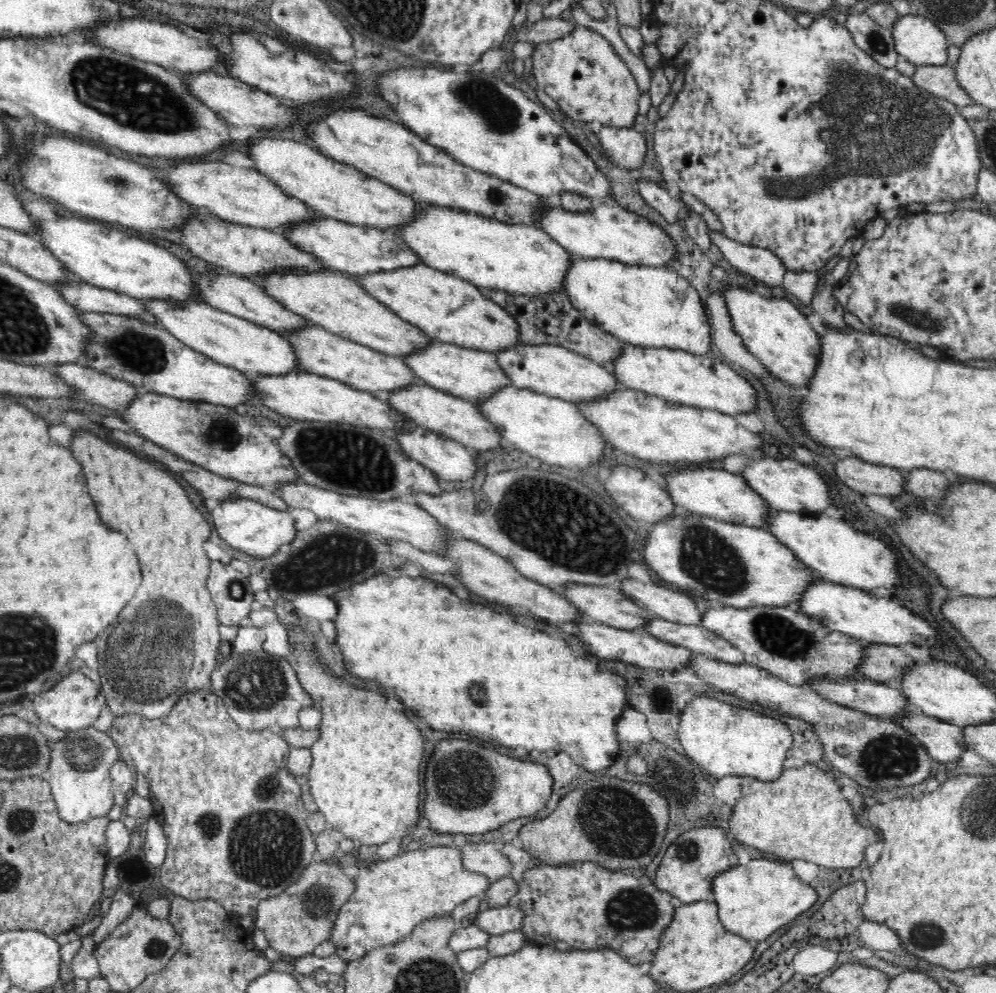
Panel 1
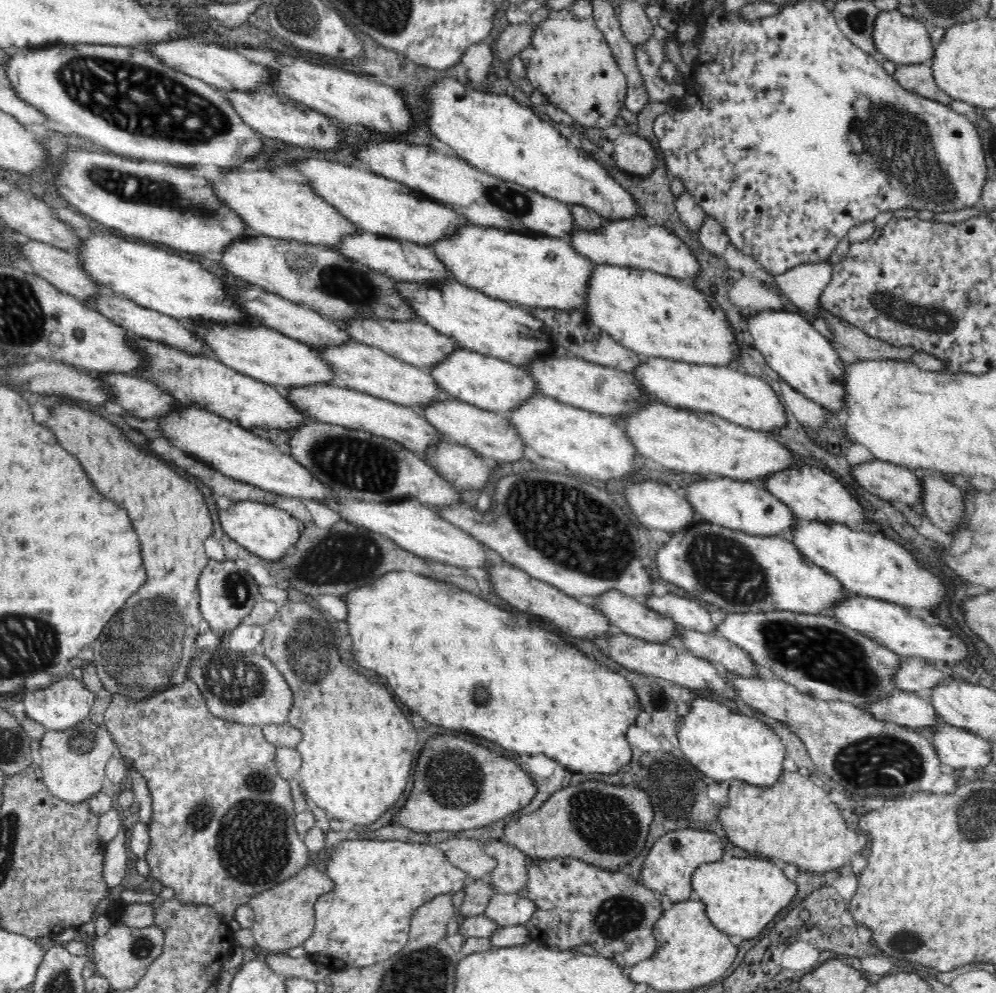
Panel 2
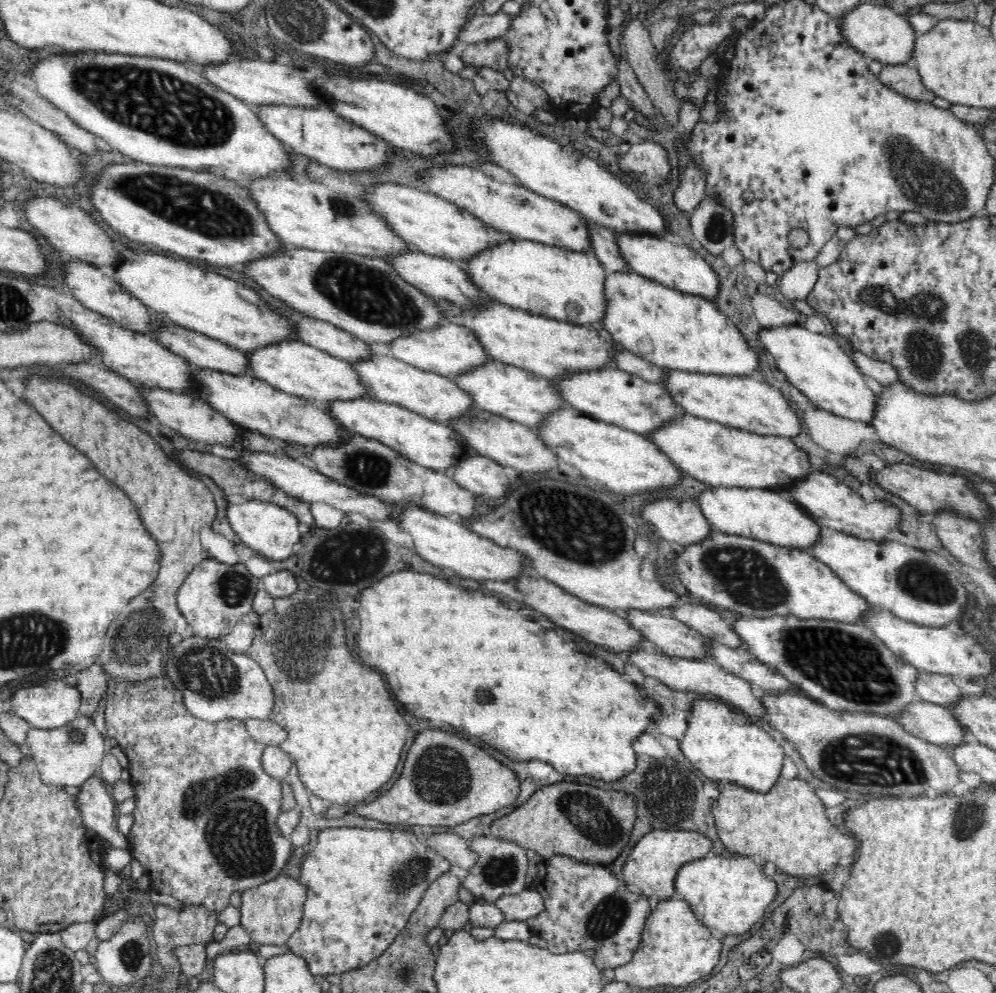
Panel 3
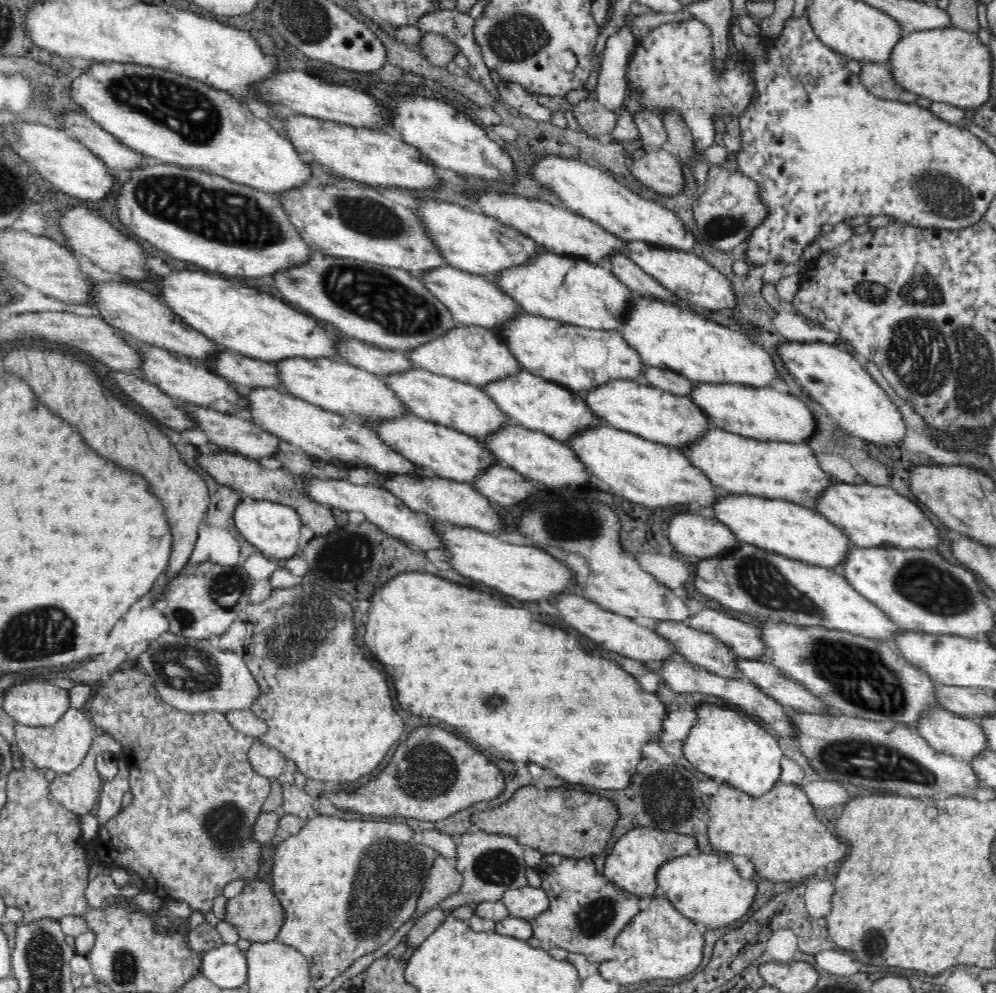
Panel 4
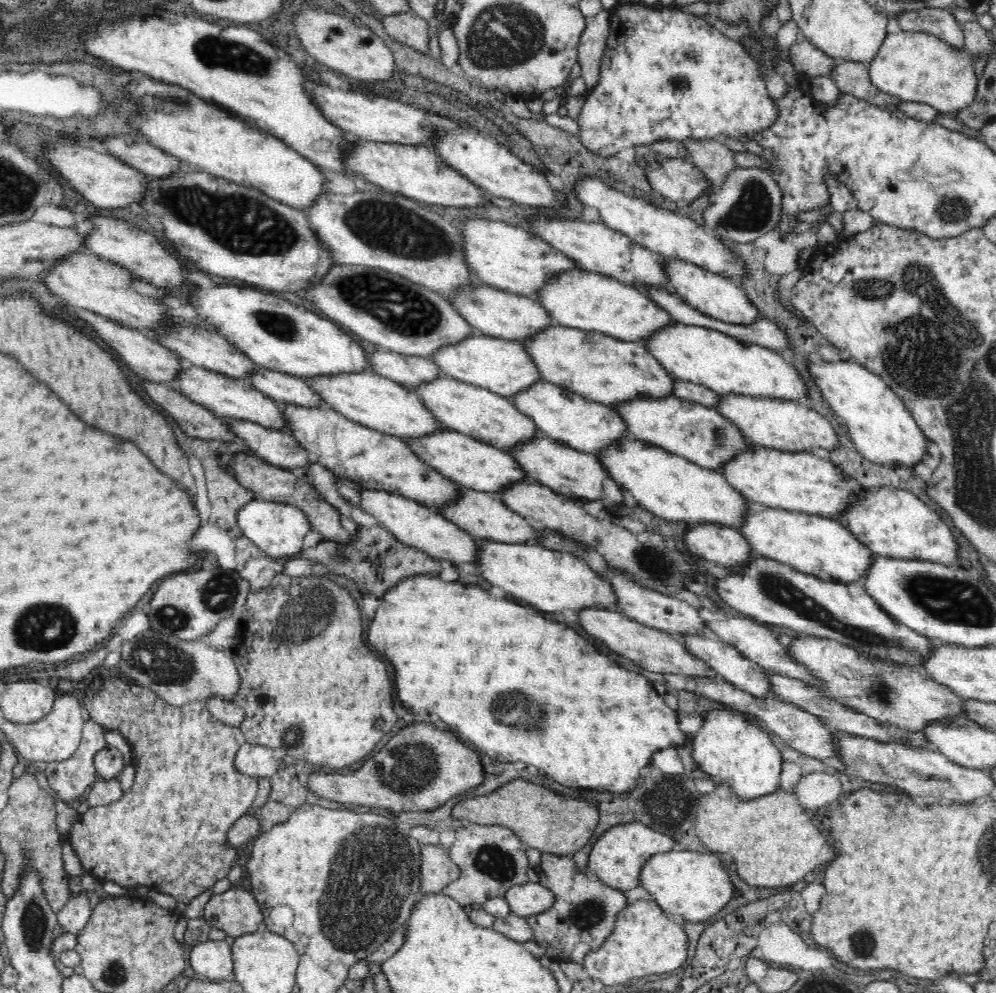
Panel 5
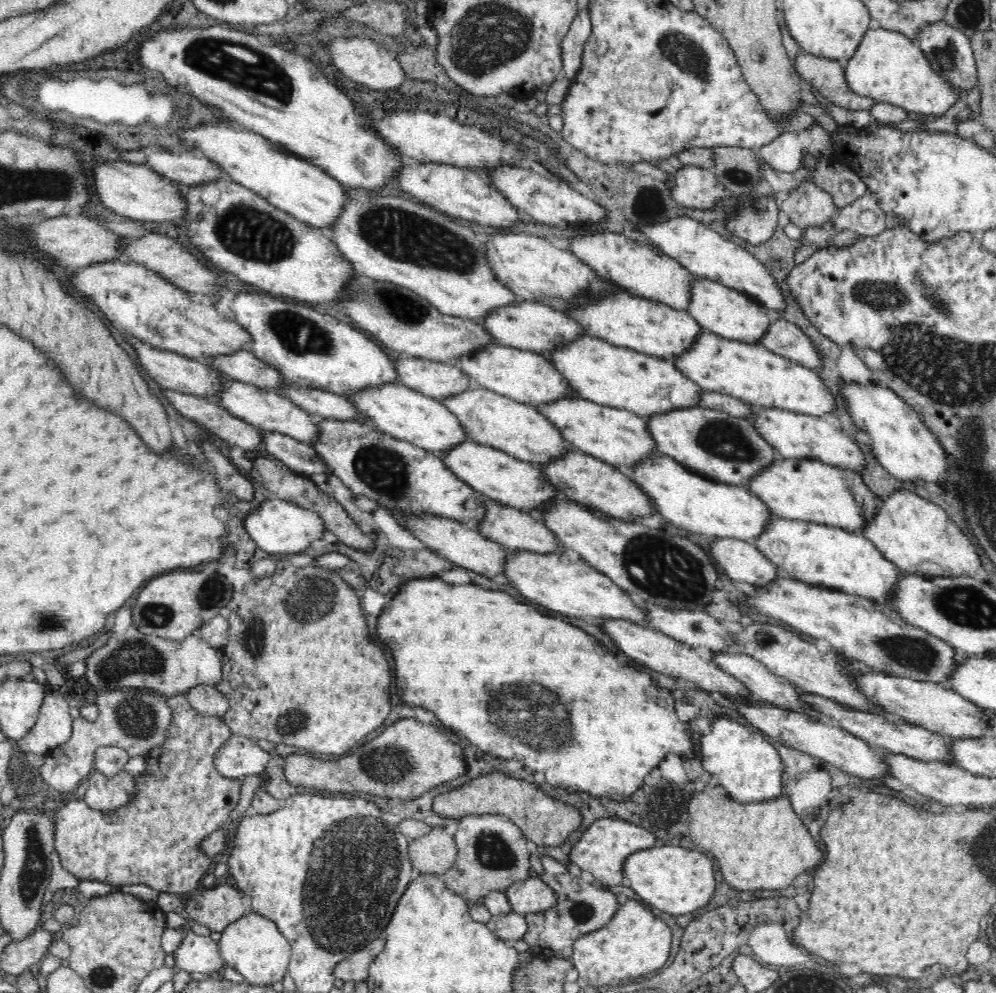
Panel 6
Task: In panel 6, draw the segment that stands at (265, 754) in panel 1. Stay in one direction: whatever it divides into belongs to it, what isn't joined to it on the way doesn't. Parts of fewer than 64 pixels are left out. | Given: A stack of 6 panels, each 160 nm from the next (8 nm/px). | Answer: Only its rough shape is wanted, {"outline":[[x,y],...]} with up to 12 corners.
{"outline":[[165,698],[166,742],[101,814],[54,814],[79,880],[194,893],[242,779],[214,768],[233,732]]}

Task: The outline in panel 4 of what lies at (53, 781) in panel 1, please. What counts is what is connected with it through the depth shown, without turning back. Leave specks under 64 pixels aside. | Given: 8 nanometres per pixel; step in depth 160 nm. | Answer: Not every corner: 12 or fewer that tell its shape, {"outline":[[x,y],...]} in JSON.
{"outline":[[69,707],[52,725],[13,725],[39,769],[68,774],[88,755],[95,725]]}

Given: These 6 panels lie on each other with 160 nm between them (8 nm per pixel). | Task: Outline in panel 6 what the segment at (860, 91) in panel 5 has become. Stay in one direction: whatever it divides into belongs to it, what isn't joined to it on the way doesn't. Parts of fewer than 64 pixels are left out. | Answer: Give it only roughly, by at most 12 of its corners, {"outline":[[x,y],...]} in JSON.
{"outline":[[800,52],[793,70],[842,108],[870,110],[874,99],[845,86],[843,64]]}

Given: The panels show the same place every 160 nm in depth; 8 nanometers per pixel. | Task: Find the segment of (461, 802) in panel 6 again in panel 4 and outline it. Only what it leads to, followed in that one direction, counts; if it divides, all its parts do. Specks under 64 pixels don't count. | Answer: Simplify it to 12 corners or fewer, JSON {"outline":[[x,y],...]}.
{"outline":[[520,786],[470,818],[524,848],[587,860],[618,808],[566,787]]}

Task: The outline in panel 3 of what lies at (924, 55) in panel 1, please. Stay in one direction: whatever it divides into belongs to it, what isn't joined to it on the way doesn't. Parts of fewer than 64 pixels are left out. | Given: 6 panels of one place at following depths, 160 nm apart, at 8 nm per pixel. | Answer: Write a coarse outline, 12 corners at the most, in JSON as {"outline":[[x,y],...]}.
{"outline":[[861,1],[836,22],[841,40],[884,65],[911,63],[904,14]]}

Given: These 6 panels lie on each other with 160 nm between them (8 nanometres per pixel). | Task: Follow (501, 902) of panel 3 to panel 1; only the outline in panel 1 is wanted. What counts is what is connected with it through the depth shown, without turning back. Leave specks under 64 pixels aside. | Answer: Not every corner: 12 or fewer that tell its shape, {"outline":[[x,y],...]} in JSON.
{"outline":[[506,904],[479,912],[475,925],[489,936],[519,930],[522,909]]}

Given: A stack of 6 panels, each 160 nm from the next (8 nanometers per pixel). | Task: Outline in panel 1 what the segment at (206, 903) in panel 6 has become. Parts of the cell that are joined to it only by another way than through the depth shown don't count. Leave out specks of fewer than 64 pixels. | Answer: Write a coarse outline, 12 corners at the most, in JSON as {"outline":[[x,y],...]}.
{"outline":[[310,863],[260,901],[255,928],[299,959],[327,939],[355,887],[340,865]]}

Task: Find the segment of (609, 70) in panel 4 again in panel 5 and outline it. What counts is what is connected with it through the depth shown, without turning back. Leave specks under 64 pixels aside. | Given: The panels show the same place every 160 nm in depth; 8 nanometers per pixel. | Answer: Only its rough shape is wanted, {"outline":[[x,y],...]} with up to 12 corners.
{"outline":[[608,9],[586,20],[578,63],[588,89],[608,40]]}

